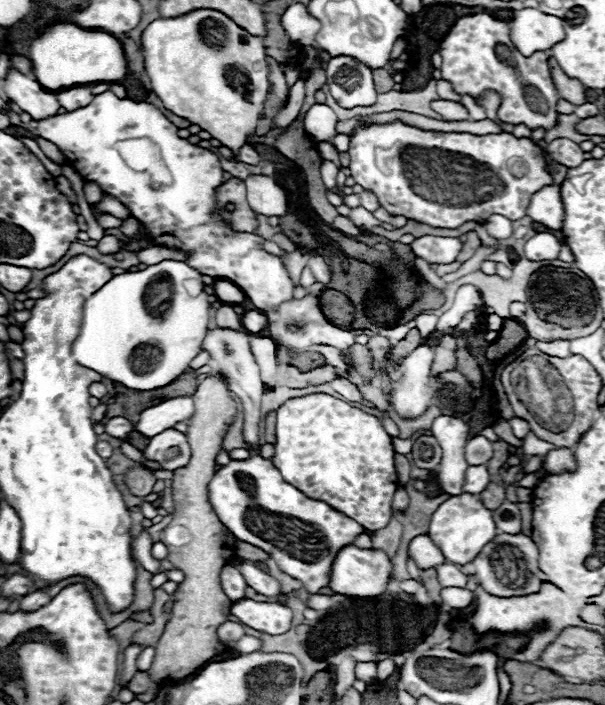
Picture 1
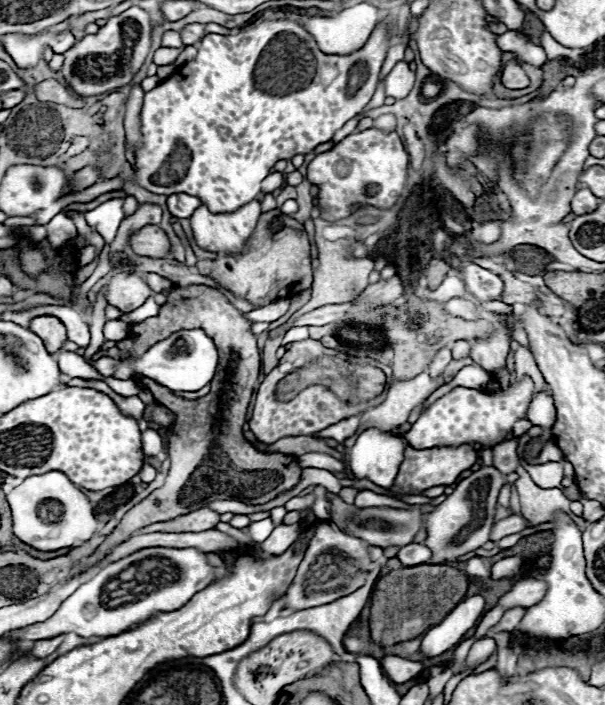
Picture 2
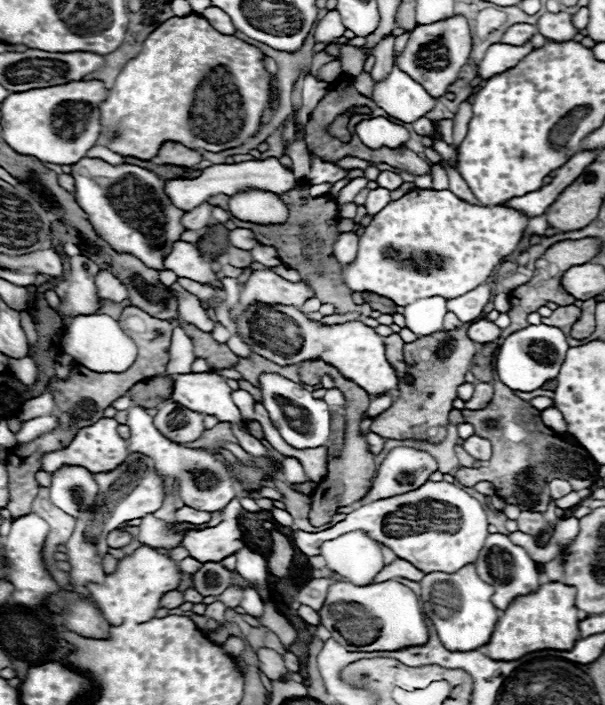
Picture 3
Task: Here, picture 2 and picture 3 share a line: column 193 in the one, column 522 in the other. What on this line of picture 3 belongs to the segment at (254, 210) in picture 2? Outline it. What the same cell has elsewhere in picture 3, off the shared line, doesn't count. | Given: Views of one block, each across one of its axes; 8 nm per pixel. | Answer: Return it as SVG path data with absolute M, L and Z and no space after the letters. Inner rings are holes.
M412 190L398 200L392 200L382 208L372 222L366 226L360 244L358 256L342 272L344 282L352 292L374 292L384 298L390 298L396 306L408 306L418 298L444 296L456 298L484 284L492 276L494 268L502 262L504 256L512 254L522 238L528 218L516 210L504 206L472 206L460 200L450 190Z

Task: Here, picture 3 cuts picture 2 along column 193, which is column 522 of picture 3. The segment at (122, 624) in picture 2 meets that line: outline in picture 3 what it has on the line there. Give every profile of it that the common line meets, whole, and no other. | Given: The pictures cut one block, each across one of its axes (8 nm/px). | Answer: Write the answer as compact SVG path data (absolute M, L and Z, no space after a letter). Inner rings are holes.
M490 534L486 538L486 544L480 550L474 566L476 566L478 576L486 584L494 586L492 604L500 610L508 608L508 604L512 604L512 600L516 600L516 596L526 596L528 592L536 592L536 588L540 588L540 584L542 584L538 564L528 556L528 552L524 548L512 544L506 534Z

